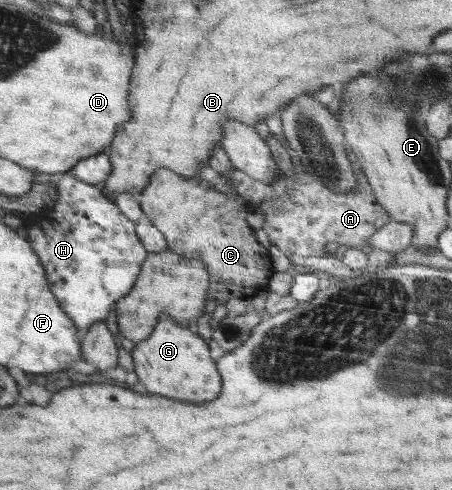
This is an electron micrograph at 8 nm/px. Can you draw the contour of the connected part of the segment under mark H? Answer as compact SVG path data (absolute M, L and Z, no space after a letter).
M59 176L56 204L52 210L36 214L32 226L24 226L28 242L44 267L48 288L60 308L77 325L80 336L93 324L106 320L112 304L122 299L134 286L148 252L134 232L134 222L124 216L117 204L102 196L98 185Z

